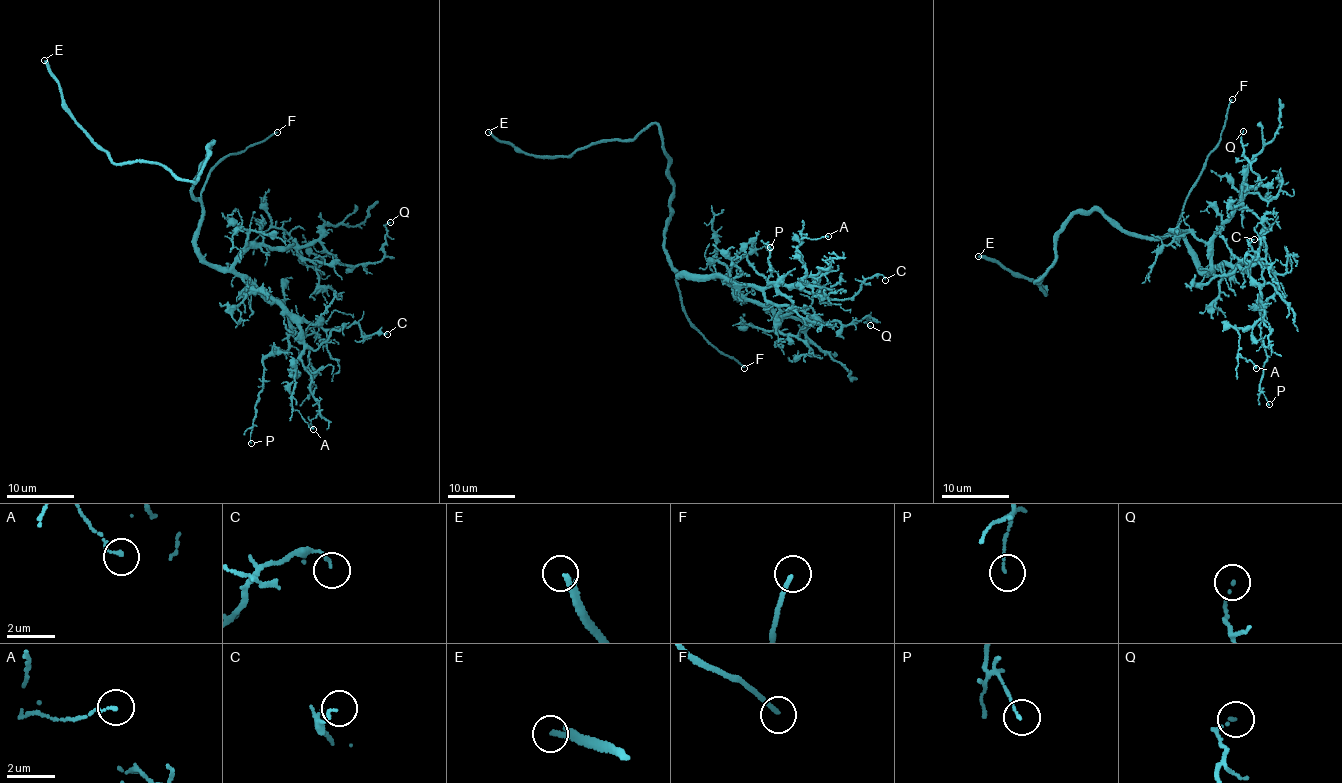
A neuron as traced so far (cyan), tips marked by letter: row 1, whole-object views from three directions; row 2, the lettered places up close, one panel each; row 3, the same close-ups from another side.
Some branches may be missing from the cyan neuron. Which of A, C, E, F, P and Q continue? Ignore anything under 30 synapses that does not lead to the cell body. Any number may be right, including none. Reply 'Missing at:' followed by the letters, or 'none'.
Missing at: E, F

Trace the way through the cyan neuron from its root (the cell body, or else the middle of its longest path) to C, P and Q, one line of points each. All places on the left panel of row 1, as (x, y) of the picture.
C: (192, 187), (202, 207), (196, 245), (210, 264), (243, 274), (324, 328), (355, 323), (364, 335), (387, 334)
P: (192, 187), (202, 207), (200, 253), (280, 303), (289, 324), (288, 349), (262, 359), (251, 443)
Q: (192, 187), (196, 245), (226, 268), (251, 248), (316, 242), (345, 265), (373, 263), (390, 222)

